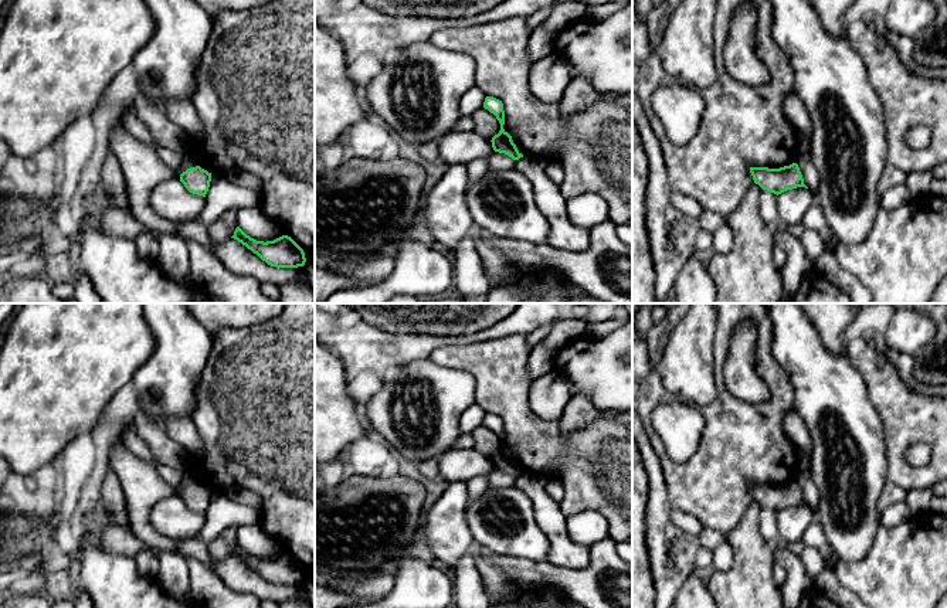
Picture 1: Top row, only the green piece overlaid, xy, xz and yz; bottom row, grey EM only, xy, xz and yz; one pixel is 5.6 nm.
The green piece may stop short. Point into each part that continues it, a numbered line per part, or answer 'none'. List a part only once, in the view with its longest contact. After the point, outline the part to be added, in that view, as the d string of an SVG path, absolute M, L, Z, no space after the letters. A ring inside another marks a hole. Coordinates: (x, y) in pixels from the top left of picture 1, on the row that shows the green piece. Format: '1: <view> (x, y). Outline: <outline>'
none

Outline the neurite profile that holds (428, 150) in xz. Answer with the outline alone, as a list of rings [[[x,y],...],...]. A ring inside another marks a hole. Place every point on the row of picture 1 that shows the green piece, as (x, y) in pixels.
[[[432,140],[418,146],[418,153],[428,162],[439,162],[438,156],[438,140]]]

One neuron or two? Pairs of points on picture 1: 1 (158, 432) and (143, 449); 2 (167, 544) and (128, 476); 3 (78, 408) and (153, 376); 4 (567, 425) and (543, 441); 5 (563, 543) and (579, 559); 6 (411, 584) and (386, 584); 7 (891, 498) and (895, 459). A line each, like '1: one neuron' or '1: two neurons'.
1: two neurons
2: one neuron
3: two neurons
4: two neurons
5: one neuron
6: two neurons
7: two neurons

